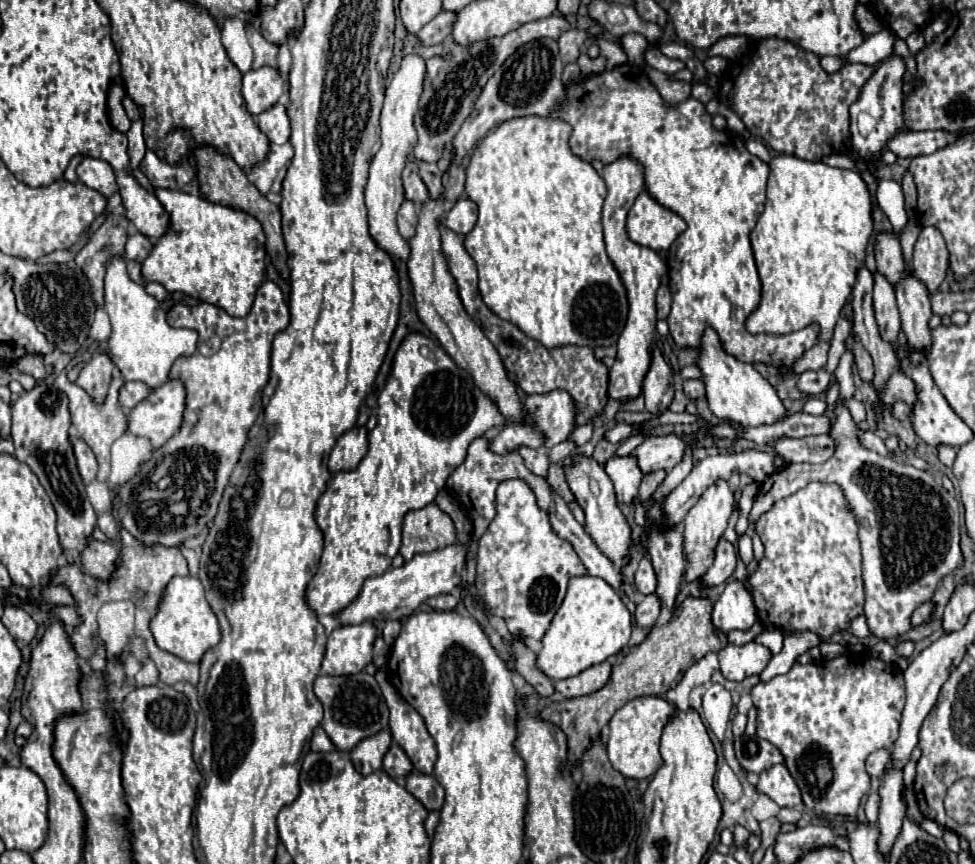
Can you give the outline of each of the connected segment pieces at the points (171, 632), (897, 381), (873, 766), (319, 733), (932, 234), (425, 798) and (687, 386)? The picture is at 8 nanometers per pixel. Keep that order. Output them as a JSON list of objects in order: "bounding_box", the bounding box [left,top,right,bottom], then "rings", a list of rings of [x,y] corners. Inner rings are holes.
[{"bounding_box":[151,576,221,662],"rings":[[[175,576],[163,590],[159,610],[151,620],[151,632],[161,650],[175,654],[185,662],[199,662],[201,656],[221,640],[219,622],[205,600],[205,590],[199,578]]]},{"bounding_box":[877,370,915,404],"rings":[[[895,370],[891,374],[891,378],[885,382],[885,386],[877,392],[881,402],[883,404],[893,404],[897,400],[905,400],[907,404],[913,404],[915,400],[915,388],[913,388],[913,382],[899,370]]]},{"bounding_box":[867,750,891,778],"rings":[[[877,750],[877,752],[873,752],[869,756],[869,760],[867,760],[867,772],[869,772],[869,776],[871,778],[881,778],[885,766],[889,764],[889,760],[891,760],[891,752],[889,750]]]},{"bounding_box":[311,726,335,752],"rings":[[[317,726],[317,728],[313,730],[313,738],[311,738],[311,750],[313,750],[313,752],[331,752],[331,750],[335,750],[333,742],[329,740],[329,736],[325,734],[325,730],[323,730],[321,726]]]},{"bounding_box":[913,226,949,294],"rings":[[[927,226],[921,230],[913,254],[913,274],[935,294],[949,270],[949,250],[937,228]]]},{"bounding_box":[405,772,445,810],"rings":[[[411,772],[405,780],[405,788],[429,810],[441,810],[443,802],[445,802],[445,790],[441,788],[441,784],[435,780],[435,776],[427,776],[427,774],[419,774],[419,772]]]},{"bounding_box":[683,380,705,400],"rings":[[[683,380],[683,392],[691,400],[699,400],[705,396],[705,386],[701,380]]]}]

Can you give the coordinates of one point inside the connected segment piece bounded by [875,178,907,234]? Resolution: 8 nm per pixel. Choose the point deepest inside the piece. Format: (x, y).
(889, 195)

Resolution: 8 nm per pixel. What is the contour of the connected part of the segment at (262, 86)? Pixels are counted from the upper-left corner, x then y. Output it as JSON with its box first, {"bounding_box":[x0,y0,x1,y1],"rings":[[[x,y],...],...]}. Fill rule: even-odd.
{"bounding_box":[243,68,283,116],"rings":[[[259,68],[243,76],[243,98],[247,110],[257,116],[277,104],[283,92],[283,78],[273,68]]]}

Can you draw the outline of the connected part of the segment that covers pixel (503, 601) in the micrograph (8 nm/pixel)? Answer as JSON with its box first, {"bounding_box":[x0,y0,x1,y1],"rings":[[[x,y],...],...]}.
{"bounding_box":[475,478,587,640],"rings":[[[513,478],[505,480],[497,488],[497,516],[489,524],[487,532],[479,540],[479,556],[477,556],[477,576],[475,586],[485,596],[489,612],[503,618],[509,632],[521,638],[541,640],[559,610],[567,584],[573,576],[587,576],[587,568],[581,564],[575,548],[559,538],[549,522],[549,514],[537,506],[537,498],[525,480]]]}

